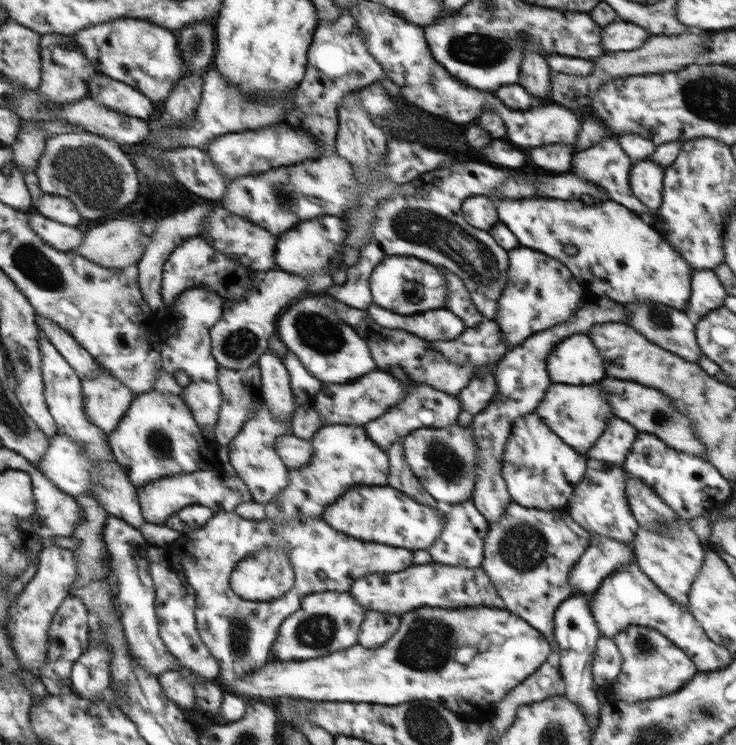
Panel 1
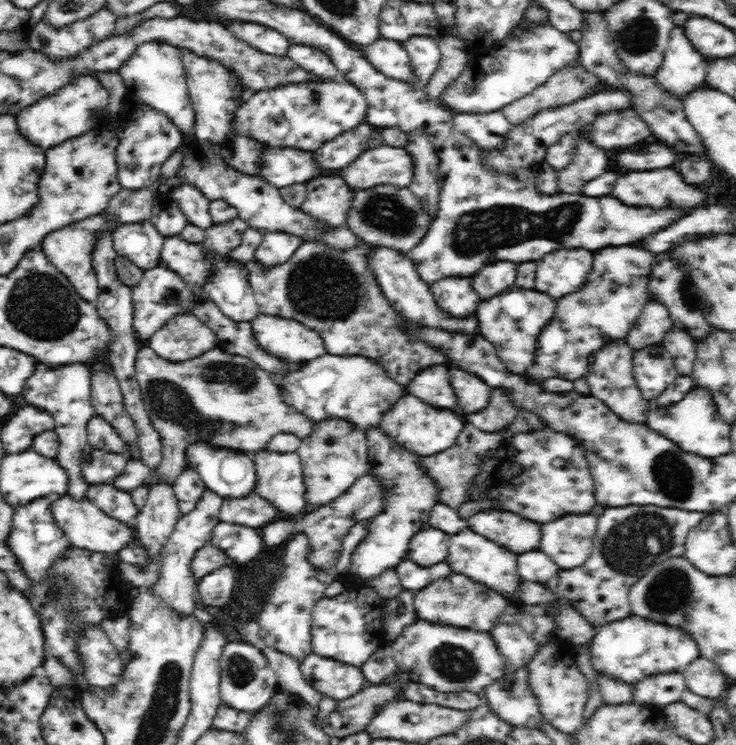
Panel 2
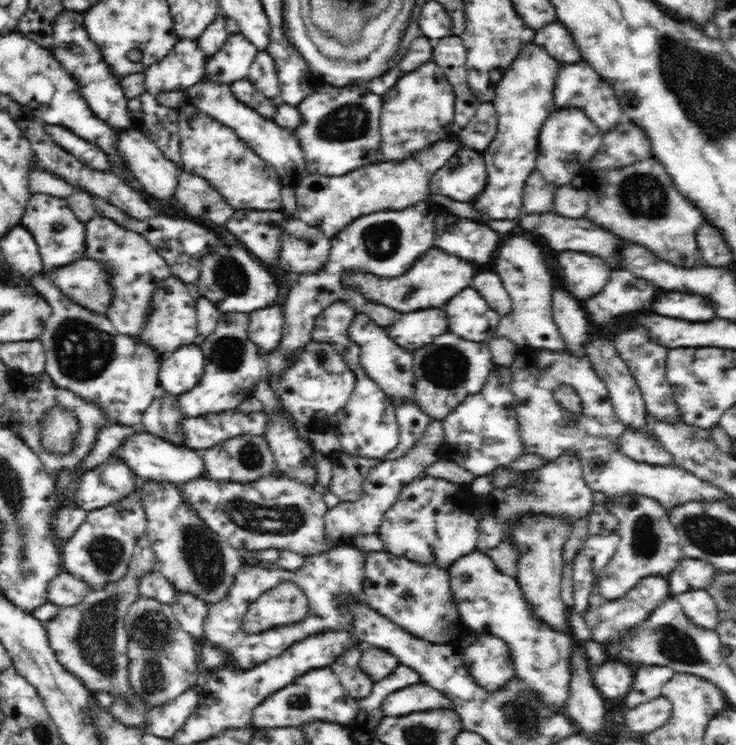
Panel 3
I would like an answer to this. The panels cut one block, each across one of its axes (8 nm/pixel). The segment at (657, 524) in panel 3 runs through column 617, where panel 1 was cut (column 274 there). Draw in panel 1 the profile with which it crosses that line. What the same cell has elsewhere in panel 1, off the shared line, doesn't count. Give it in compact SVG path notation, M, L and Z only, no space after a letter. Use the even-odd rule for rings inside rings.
M323 425L310 439L313 446L313 455L309 464L301 466L297 470L291 470L290 483L284 493L273 497L266 507L265 518L279 519L303 519L303 517L323 518L325 506L329 506L337 497L344 496L345 491L352 486L387 486L388 485L388 454L377 447L375 442L368 438L363 427L344 425ZM278 547L243 558L235 566L230 581L233 593L249 601L261 602L283 596L294 584L295 572Z

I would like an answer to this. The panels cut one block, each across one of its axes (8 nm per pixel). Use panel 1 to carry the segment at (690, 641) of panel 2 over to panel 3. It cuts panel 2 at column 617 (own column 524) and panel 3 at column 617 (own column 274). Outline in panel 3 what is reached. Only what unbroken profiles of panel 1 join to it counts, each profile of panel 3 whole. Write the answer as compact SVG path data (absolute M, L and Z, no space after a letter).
M606 660L591 675L594 686L603 699L618 702L631 690L635 669L624 661Z

